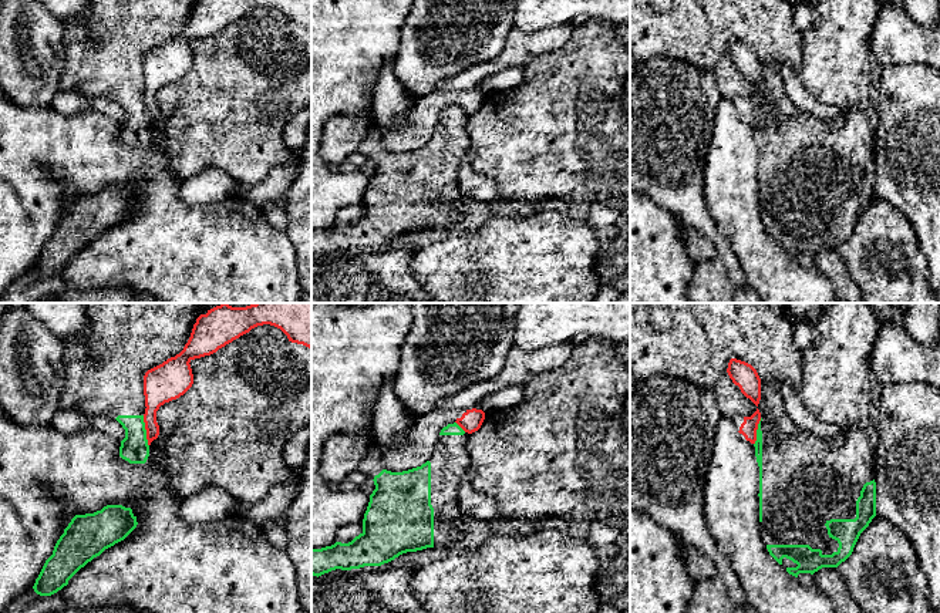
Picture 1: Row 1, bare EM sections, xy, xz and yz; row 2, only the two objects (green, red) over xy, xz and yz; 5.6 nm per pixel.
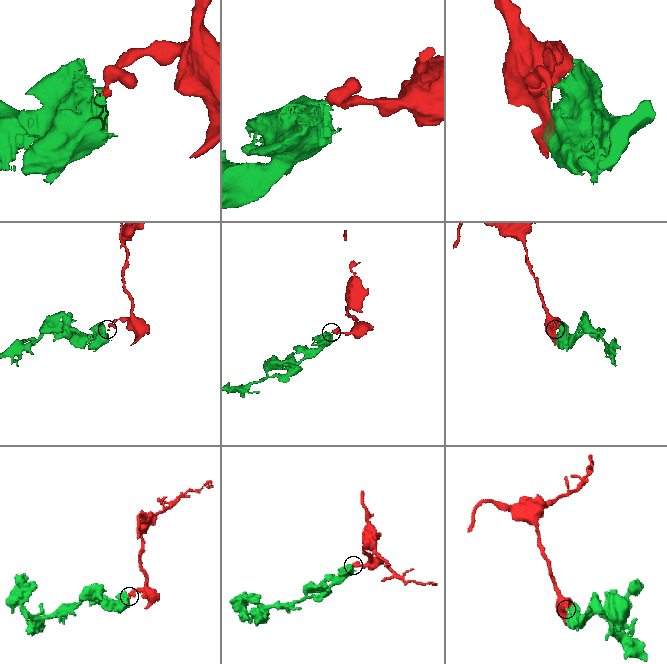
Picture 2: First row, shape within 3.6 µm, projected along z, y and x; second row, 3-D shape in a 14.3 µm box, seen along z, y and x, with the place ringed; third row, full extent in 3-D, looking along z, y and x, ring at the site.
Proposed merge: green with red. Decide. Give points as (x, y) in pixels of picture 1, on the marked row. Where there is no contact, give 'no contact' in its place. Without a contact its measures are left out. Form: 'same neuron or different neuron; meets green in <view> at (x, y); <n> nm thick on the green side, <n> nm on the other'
different neuron; meets green in xy at (145, 431); 160 nm thick on the green side, 160 nm on the other

